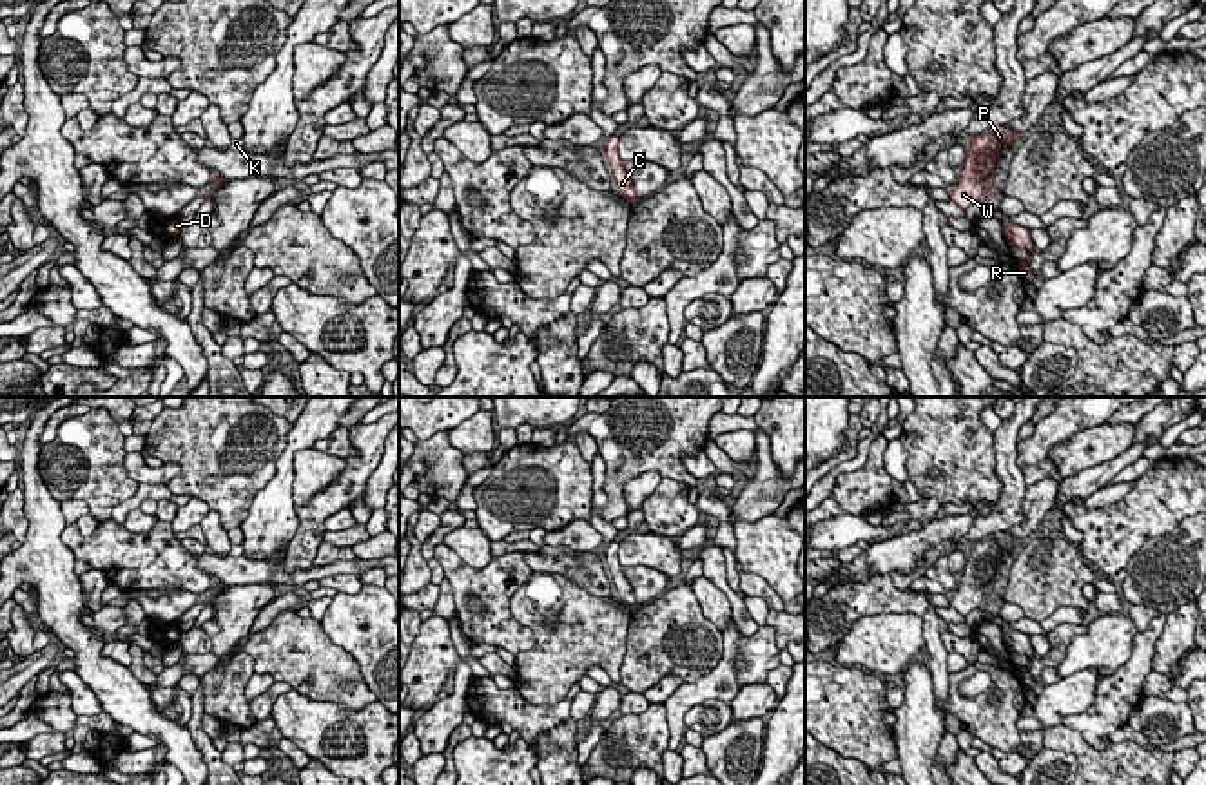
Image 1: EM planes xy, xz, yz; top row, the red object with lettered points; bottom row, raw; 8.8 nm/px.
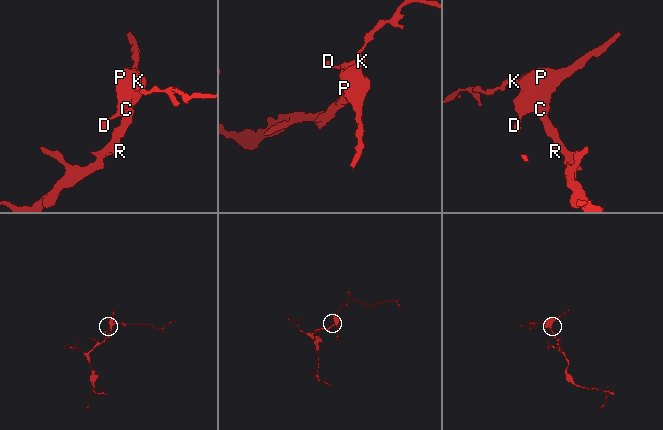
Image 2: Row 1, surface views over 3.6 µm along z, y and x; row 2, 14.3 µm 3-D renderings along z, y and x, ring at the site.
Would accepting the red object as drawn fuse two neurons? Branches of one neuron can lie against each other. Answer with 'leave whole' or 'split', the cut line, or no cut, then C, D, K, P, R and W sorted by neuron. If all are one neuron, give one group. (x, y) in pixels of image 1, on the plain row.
leave whole; no cut; C D K P R W

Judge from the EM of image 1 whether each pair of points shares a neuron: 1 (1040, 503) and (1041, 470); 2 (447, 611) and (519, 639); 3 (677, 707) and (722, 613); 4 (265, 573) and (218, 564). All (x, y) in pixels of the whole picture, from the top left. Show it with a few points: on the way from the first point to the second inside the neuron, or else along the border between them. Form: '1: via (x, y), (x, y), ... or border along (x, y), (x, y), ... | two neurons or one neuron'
1: border along (1056, 475), (1045, 475), (1027, 486) | two neurons
2: border along (445, 577), (456, 613) | two neurons
3: border along (731, 617), (722, 633) | two neurons
4: via (254, 571), (229, 570) | one neuron

